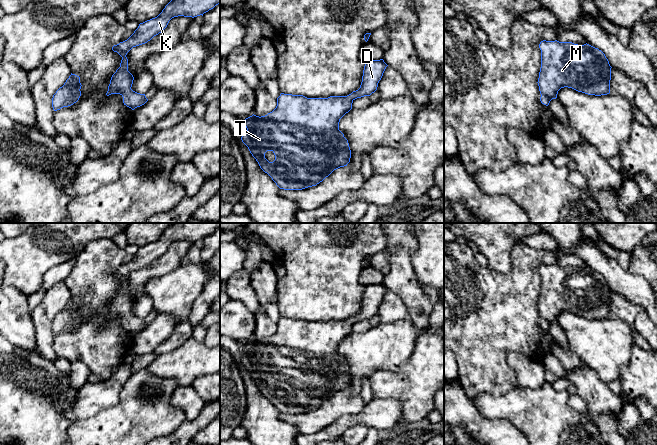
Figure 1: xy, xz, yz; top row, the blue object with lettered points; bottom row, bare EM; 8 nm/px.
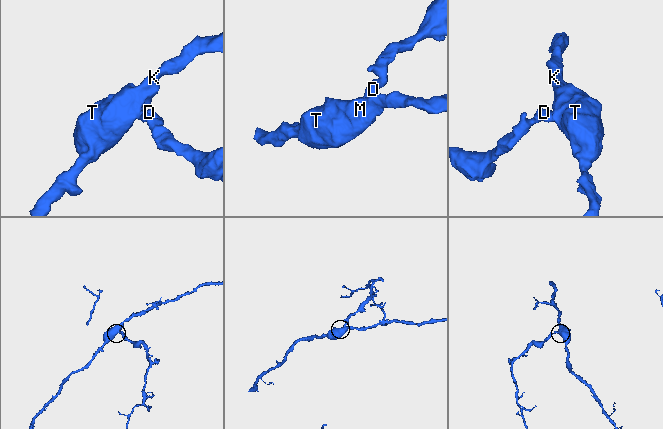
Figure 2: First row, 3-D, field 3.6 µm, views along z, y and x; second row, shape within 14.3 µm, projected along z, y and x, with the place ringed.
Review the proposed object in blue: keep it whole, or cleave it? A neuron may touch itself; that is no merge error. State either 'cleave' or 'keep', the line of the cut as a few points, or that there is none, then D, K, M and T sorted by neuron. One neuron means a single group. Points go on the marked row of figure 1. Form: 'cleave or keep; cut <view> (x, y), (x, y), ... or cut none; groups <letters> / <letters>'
keep; cut none; groups D K M T

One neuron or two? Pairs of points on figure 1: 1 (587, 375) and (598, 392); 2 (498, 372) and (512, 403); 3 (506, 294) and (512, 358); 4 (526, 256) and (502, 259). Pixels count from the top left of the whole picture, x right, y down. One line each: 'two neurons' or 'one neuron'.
1: one neuron
2: two neurons
3: two neurons
4: two neurons

